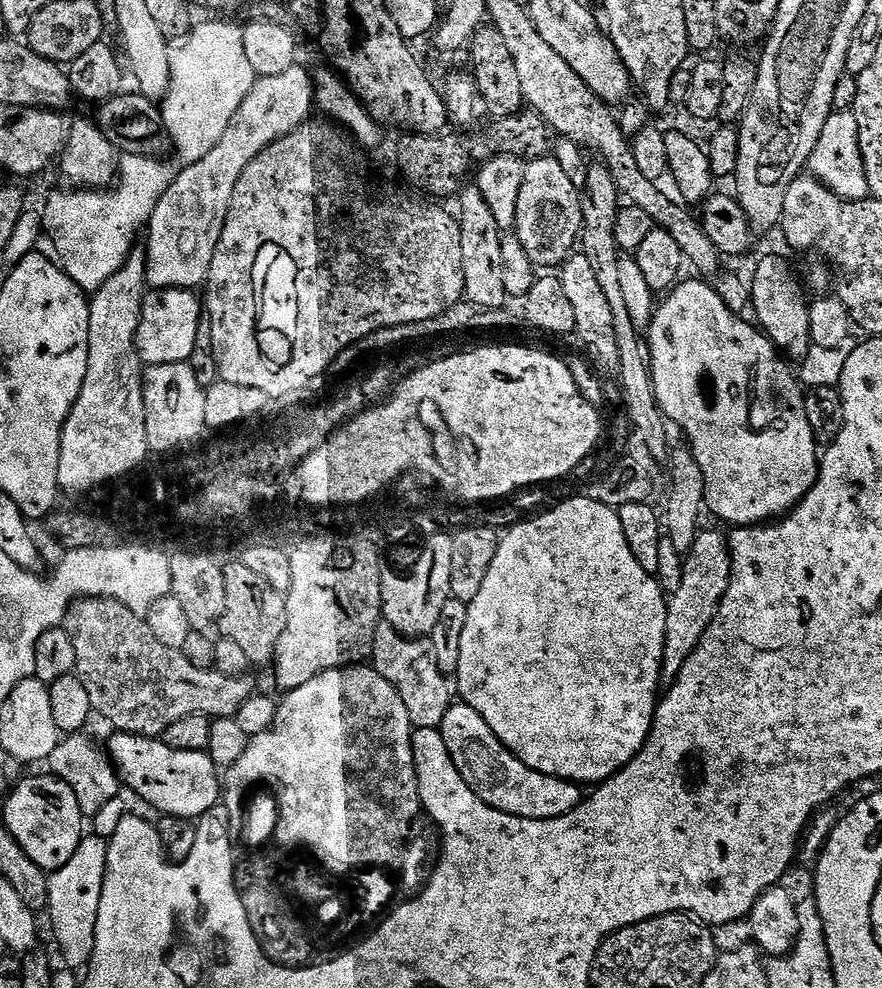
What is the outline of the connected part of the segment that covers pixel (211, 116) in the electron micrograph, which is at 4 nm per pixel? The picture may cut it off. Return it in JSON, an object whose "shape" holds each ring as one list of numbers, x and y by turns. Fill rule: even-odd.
{"shape":[[208,20,205,24,197,23,192,31,173,39,168,45,170,82,162,101,163,131,172,135,174,143,184,144,189,161,202,159,216,145,216,140,222,138,226,126,230,126,230,118,234,118,234,110,238,110,242,98,246,98,258,79,258,73,250,66,250,58,246,58,246,46,242,46,243,33,244,29,239,23]]}

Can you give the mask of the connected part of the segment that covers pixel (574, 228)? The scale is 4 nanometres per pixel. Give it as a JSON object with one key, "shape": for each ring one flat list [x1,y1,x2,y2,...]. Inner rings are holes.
{"shape":[[555,155,537,156,525,163,522,190,518,190,514,234,523,242,532,264,552,270,573,255,575,248,572,247,575,244,577,247,584,227,580,194,577,181,570,179,564,164,558,162]]}

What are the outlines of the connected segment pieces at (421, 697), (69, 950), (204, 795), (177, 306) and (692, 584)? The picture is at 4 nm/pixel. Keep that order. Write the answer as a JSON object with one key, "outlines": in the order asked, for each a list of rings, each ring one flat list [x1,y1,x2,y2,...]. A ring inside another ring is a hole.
{"outlines":[[[382,622,370,649,370,664,394,690,406,706,416,728,439,728,446,710,454,702,454,688,438,666,432,645,427,639,403,636,393,624]],[[95,834,85,835,74,858,56,869,48,878,46,915,52,919,52,936,72,968,87,969,94,952,94,930,98,926,98,902,102,902,102,882,106,874,108,840]],[[116,730,111,734,106,751,116,765,121,781,134,789,145,805,153,804,157,813,195,821,221,803,222,776,207,751,175,748,165,744,163,739,137,736,134,732]],[[158,288,144,297,144,310,136,331,136,350,149,365,188,362,202,324,202,300,186,288]],[[722,531,696,533,694,546,683,557,684,569,680,572,680,581,676,589,667,597,666,634,664,635,664,665,660,667,661,677,671,682,682,670,686,658,698,646,702,634,709,622,716,617,718,606,726,594,726,586,732,573,732,556,728,553,728,537]]]}

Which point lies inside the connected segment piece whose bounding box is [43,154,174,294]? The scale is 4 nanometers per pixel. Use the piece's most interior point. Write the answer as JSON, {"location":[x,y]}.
{"location":[94,231]}

